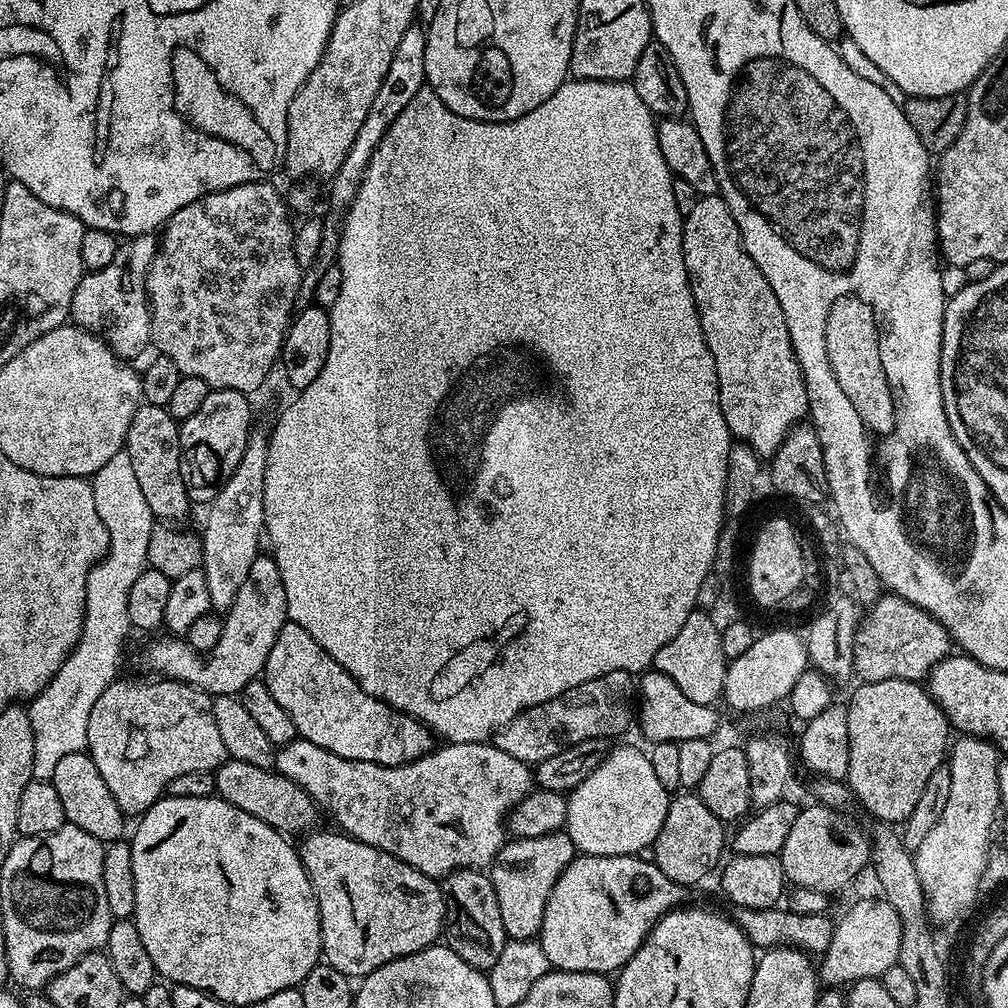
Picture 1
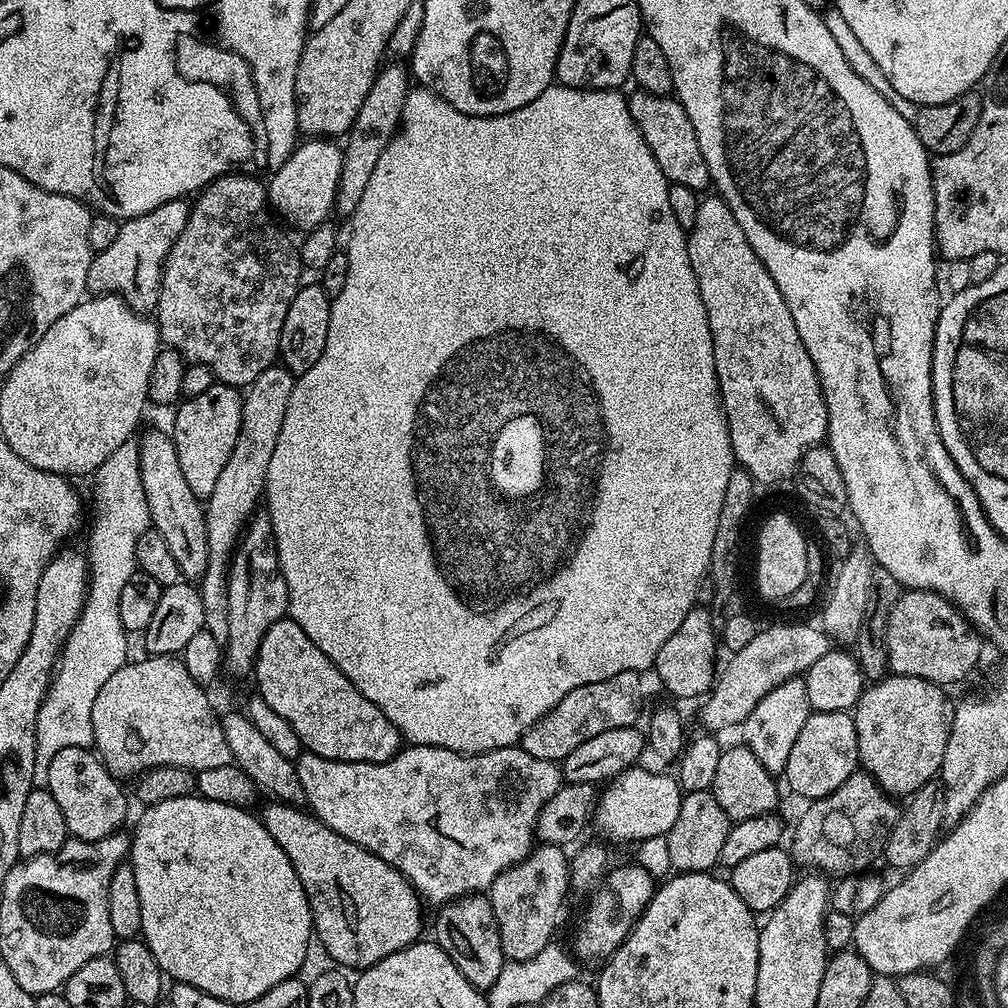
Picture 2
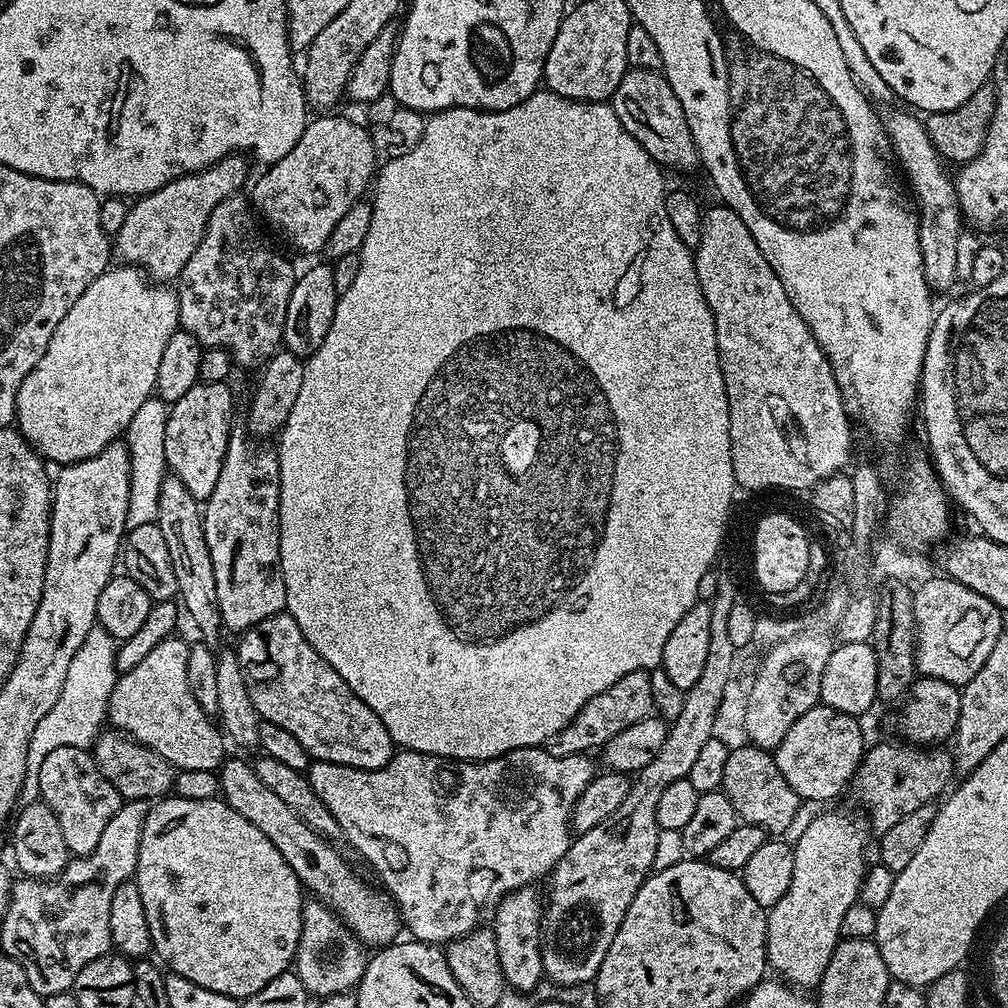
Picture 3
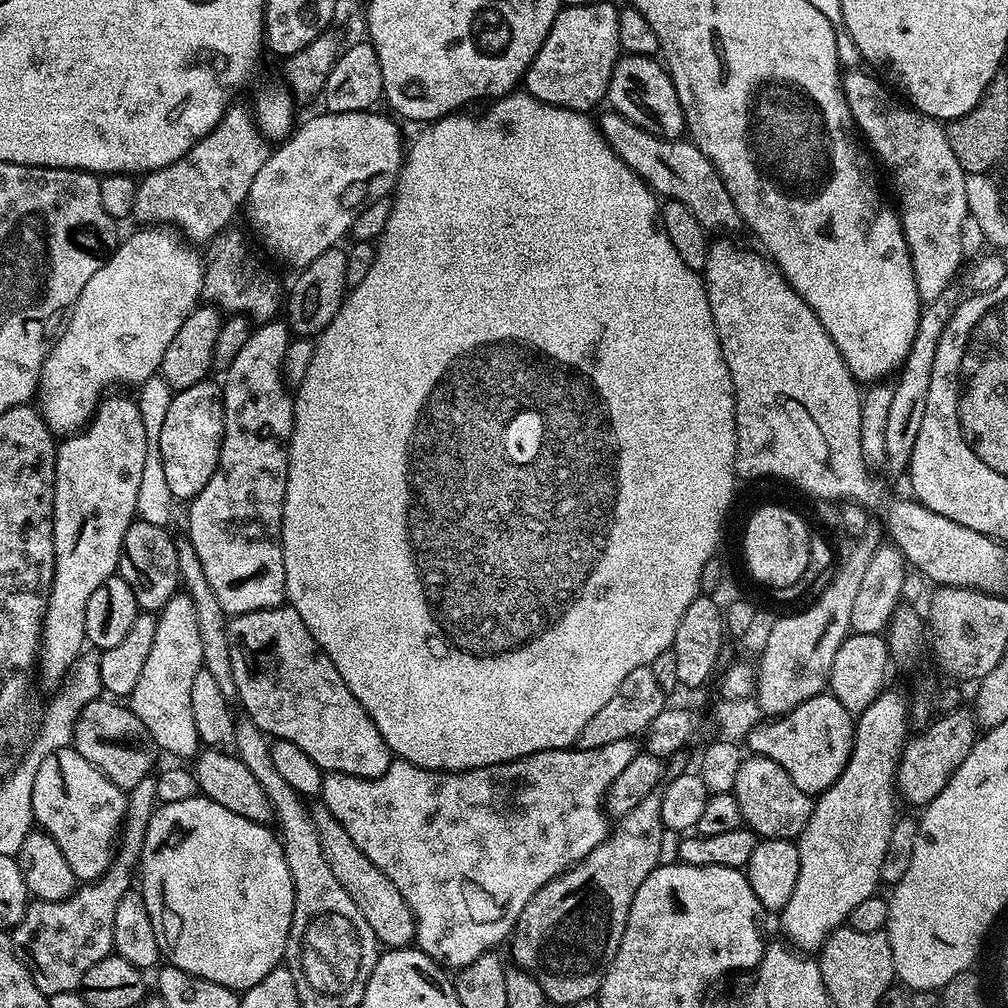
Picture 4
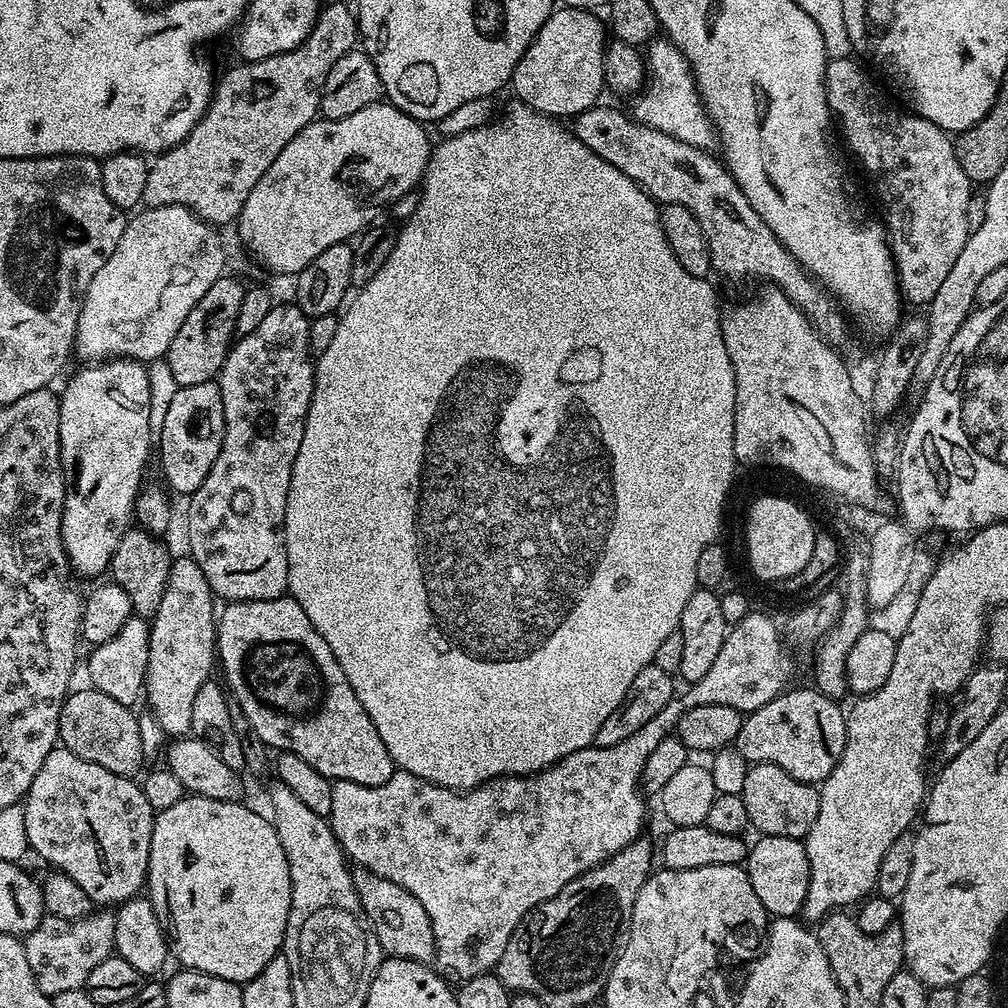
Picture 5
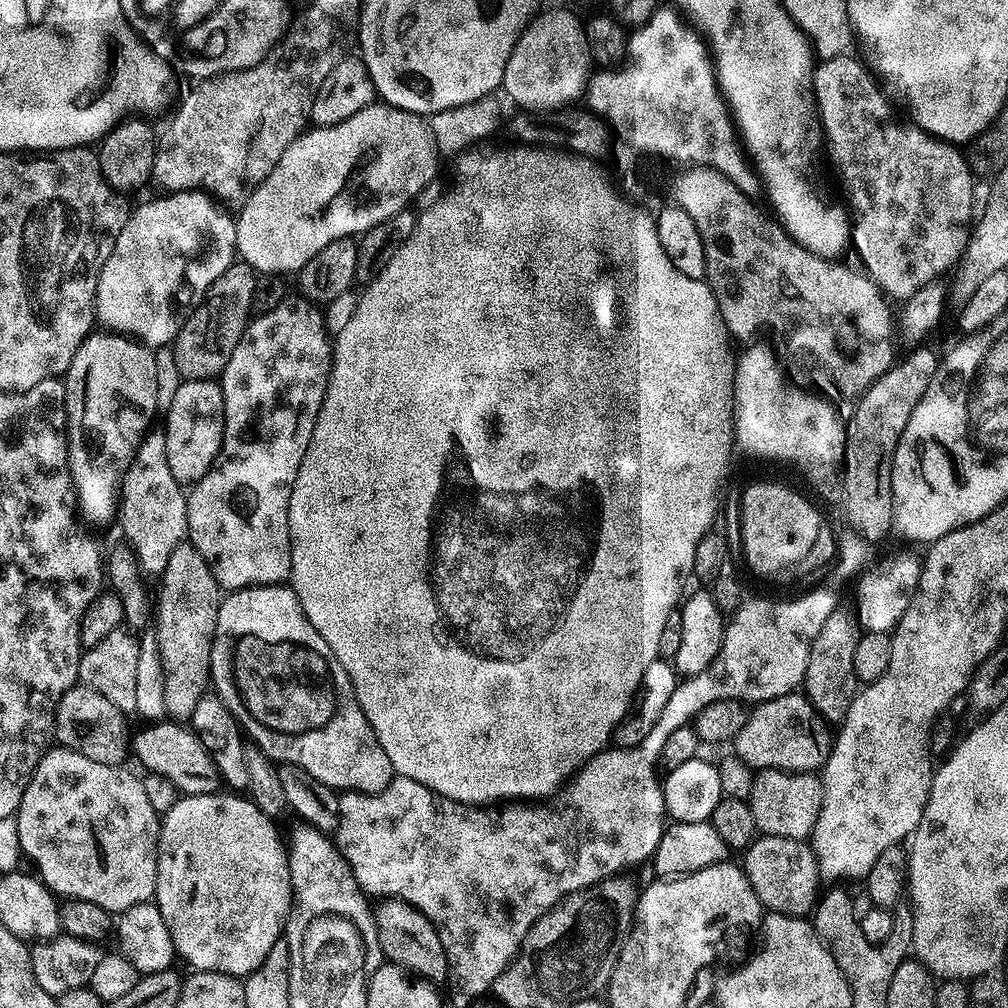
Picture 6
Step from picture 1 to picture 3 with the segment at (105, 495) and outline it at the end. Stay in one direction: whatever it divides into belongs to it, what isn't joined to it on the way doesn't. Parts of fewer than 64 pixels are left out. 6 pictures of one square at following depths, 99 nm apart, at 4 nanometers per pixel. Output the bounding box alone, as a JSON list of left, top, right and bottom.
[29,398,169,773]

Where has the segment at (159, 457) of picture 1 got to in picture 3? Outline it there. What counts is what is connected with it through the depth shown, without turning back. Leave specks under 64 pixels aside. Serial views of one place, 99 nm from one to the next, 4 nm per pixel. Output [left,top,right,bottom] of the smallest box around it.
[156,474,222,642]

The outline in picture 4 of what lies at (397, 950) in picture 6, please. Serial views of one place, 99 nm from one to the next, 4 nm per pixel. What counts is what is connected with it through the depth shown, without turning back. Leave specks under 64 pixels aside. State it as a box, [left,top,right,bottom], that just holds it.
[310,803,416,949]

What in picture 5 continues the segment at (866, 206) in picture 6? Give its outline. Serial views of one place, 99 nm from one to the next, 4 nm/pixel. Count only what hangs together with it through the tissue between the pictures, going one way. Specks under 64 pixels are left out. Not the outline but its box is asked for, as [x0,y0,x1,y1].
[824,59,974,306]

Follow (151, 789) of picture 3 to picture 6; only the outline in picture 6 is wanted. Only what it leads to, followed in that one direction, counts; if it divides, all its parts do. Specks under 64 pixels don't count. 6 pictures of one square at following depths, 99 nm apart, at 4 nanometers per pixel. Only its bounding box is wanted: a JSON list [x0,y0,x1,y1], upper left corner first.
[54,683,126,765]

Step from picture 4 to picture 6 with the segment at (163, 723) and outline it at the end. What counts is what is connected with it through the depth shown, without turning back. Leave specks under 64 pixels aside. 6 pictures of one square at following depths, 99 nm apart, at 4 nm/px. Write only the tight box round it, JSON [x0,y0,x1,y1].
[154,542,222,722]

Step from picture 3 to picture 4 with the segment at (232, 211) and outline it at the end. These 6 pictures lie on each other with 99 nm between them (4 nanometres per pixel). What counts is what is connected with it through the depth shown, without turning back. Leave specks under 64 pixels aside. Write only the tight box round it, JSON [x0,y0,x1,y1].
[203,232,282,322]

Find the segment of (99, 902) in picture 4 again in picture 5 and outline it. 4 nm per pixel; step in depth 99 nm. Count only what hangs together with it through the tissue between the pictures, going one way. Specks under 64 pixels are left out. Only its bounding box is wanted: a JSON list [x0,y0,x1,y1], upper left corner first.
[23,910,116,997]

